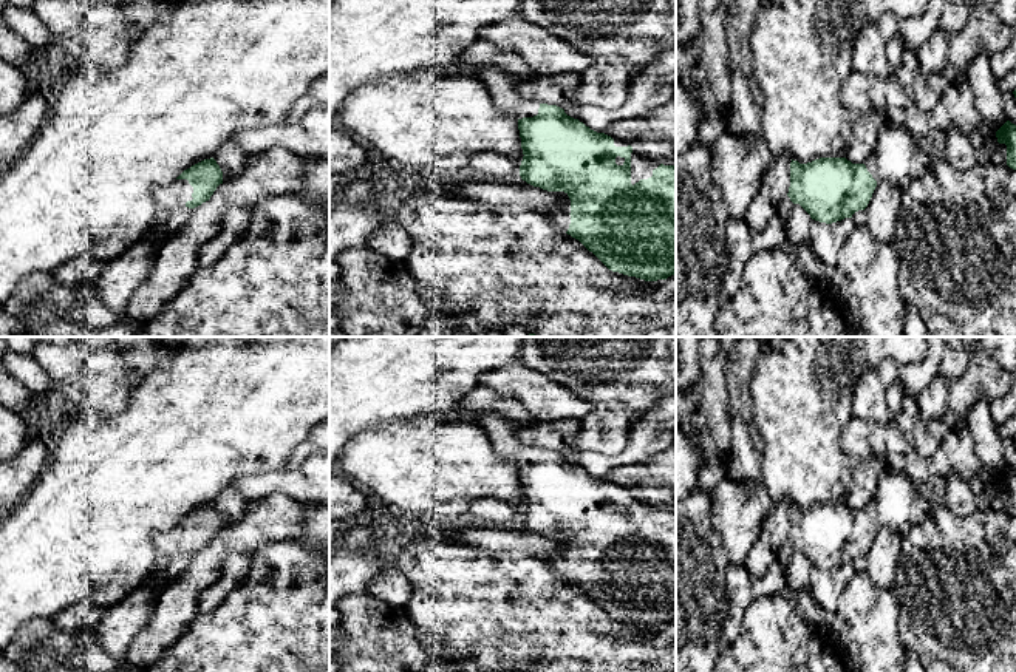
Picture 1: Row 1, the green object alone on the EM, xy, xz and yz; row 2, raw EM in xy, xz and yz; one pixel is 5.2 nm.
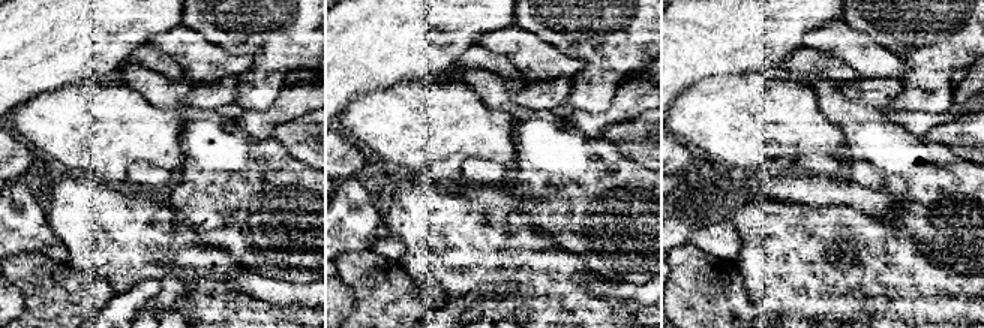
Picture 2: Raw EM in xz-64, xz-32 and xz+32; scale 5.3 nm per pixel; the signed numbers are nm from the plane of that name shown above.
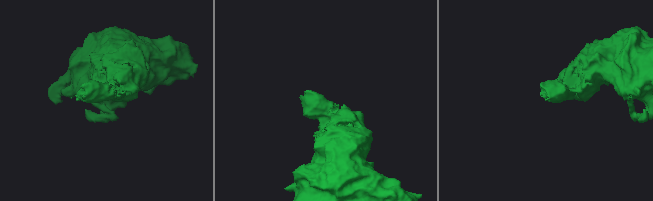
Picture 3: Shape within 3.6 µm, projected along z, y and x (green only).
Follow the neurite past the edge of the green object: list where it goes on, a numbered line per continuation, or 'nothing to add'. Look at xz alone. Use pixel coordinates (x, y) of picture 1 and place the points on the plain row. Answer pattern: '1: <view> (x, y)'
1: xz (503, 433)
2: xz (642, 513)
3: xz (557, 561)

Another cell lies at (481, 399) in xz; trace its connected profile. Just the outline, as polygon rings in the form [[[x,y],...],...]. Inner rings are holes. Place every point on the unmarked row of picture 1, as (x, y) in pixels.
[[[476,386],[458,405],[458,416],[475,416],[481,412],[495,412],[517,423],[532,420],[530,412],[515,399],[506,397],[487,386]]]

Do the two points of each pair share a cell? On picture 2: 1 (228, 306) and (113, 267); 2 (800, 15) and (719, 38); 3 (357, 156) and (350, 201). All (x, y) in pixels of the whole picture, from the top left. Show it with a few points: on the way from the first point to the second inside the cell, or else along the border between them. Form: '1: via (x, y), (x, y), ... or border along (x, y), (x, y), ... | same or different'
1: via (200, 279), (186, 265), (141, 265) | same
2: via (780, 17), (776, 21), (738, 21) | same
3: border along (362, 175), (341, 181) | different

